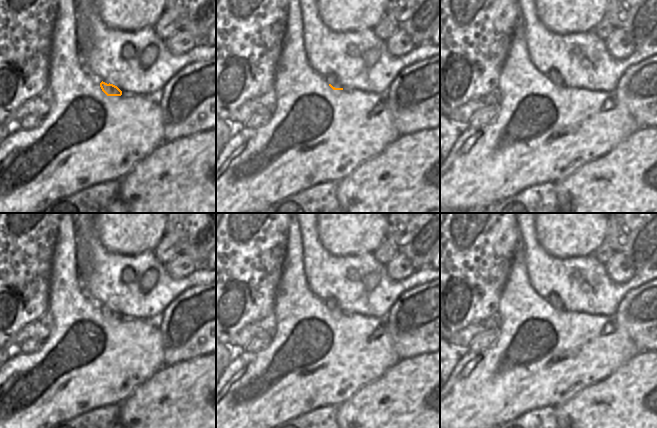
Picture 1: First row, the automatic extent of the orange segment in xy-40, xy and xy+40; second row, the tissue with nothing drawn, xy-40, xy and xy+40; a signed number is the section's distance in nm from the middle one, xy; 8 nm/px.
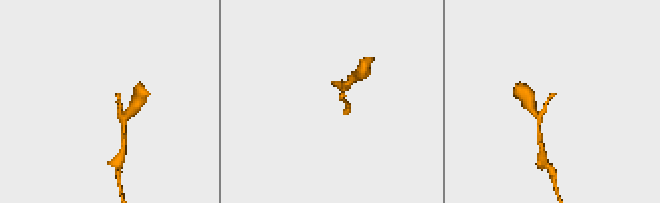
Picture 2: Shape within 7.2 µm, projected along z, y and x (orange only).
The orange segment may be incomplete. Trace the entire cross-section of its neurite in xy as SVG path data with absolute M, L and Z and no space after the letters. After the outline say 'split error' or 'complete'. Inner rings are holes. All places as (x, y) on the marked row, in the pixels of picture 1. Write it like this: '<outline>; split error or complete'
M335 74L324 76L324 79L333 90L343 90Z; split error

